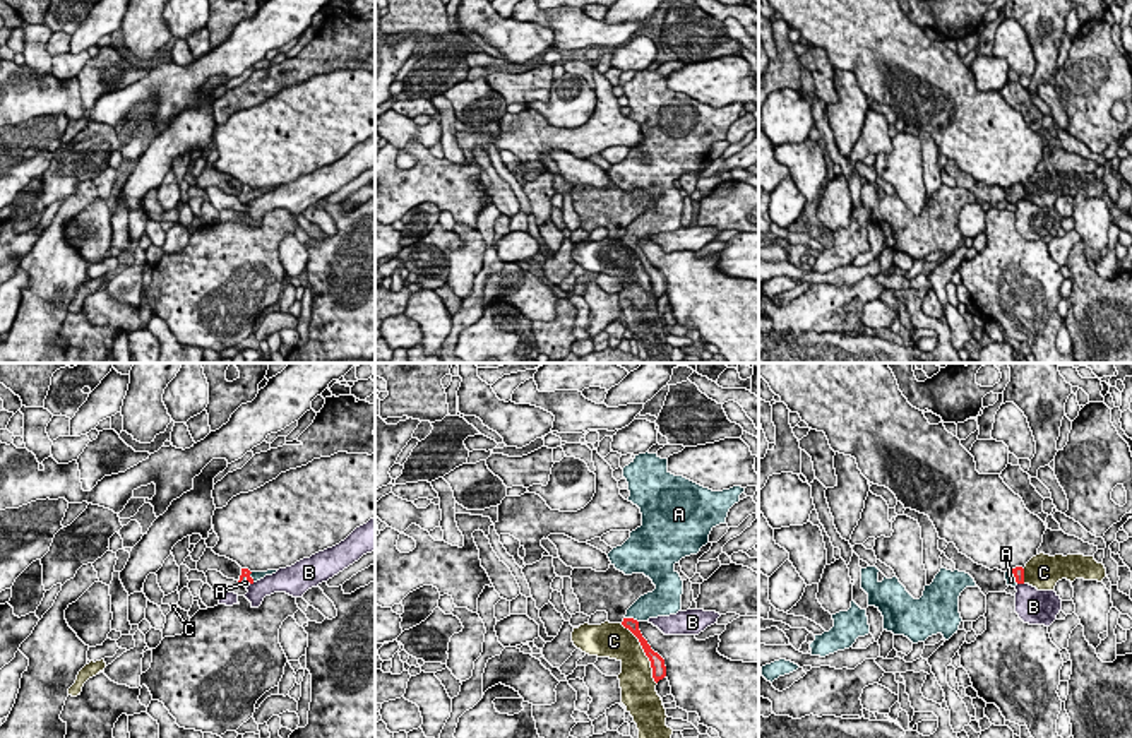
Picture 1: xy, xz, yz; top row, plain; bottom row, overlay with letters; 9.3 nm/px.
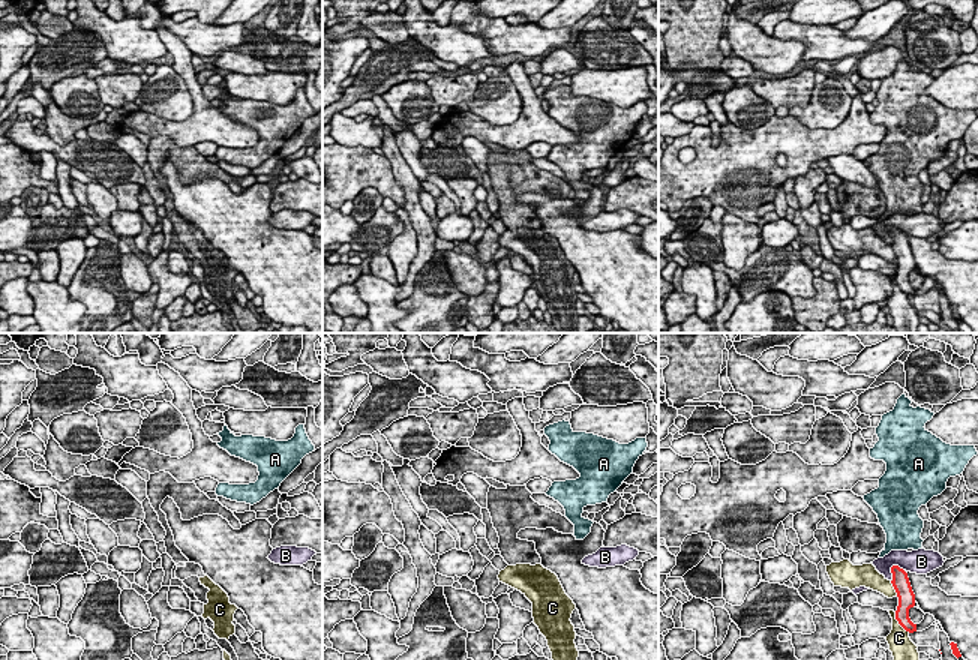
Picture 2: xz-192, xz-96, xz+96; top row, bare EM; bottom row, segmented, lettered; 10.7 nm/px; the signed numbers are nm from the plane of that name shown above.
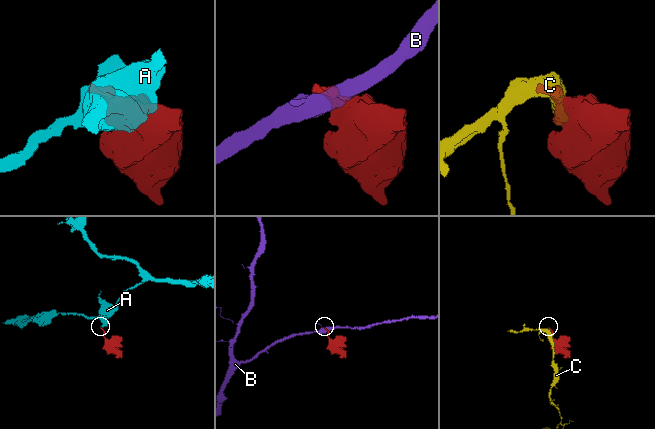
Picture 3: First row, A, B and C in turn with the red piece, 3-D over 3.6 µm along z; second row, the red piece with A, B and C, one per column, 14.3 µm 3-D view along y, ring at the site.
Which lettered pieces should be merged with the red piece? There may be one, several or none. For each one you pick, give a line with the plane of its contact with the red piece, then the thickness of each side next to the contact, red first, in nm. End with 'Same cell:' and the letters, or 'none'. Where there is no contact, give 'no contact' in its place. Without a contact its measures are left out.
A: meets red in xz; 120 nm thick on the red side, 240 nm on the other
Same cell: A

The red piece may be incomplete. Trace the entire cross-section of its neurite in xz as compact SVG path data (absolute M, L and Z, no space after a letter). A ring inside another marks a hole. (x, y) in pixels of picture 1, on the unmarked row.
M649 68L635 72L623 84L623 94L630 108L627 116L640 125L642 142L608 175L625 192L644 190L656 202L627 226L622 241L639 255L658 300L666 293L664 276L651 265L639 240L682 228L683 197L675 182L709 159L711 147L726 140L745 104L712 108L671 91L668 75Z

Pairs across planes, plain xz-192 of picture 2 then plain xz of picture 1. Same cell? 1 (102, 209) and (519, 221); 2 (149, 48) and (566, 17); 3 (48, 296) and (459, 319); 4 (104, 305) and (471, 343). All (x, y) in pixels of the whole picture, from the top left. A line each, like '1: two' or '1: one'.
1: one
2: two
3: two
4: one

